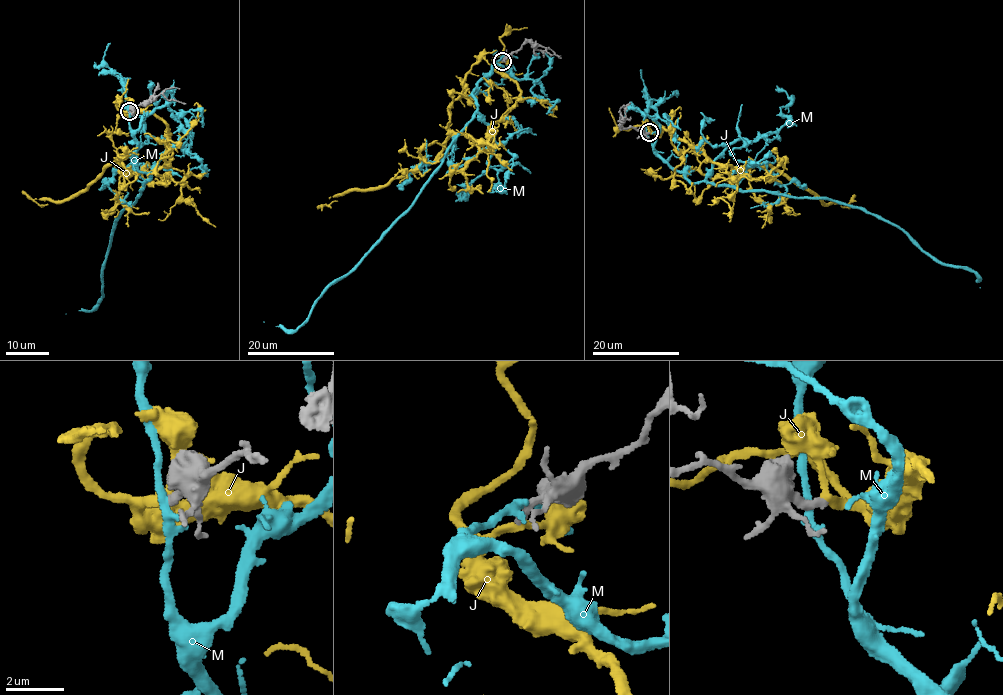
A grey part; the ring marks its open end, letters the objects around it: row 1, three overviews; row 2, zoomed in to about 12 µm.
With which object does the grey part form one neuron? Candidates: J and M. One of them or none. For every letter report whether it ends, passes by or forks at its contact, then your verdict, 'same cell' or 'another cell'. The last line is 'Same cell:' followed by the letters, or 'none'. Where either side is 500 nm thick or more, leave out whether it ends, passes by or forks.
J: it passes by | same cell
M: it forks | another cell
Same cell: J

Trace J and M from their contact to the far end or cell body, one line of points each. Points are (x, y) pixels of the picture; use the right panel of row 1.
J: (648, 132), (663, 127), (713, 162), (729, 166), (732, 176), (769, 166), (829, 205), (848, 204), (855, 196)
M: (647, 133), (651, 147), (691, 183), (859, 207), (894, 224), (941, 262), (968, 267), (980, 287)

